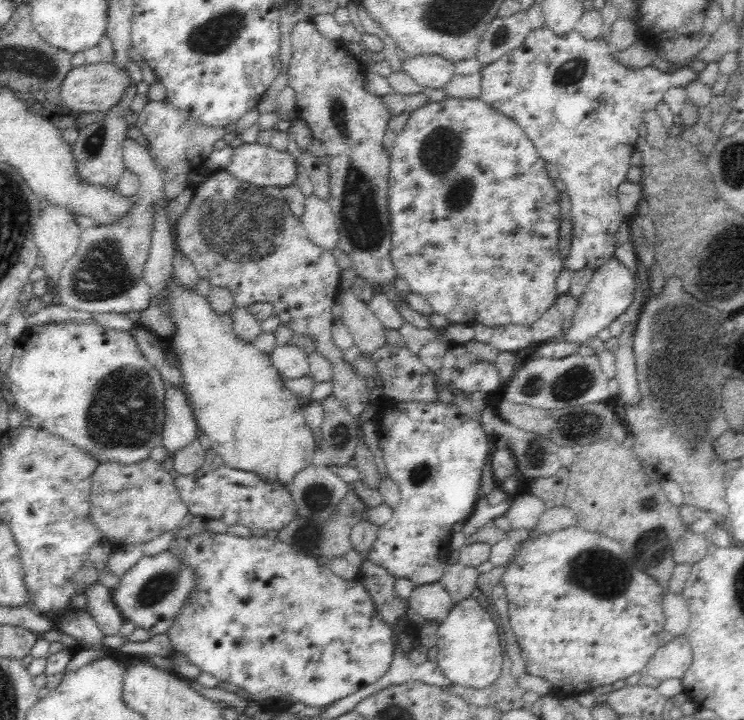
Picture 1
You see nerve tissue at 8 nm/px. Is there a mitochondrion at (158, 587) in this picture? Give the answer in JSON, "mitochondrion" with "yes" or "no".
{"mitochondrion":"yes"}

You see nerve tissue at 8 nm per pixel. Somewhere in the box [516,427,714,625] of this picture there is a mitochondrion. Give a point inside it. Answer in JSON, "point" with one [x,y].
{"point":[601,573]}

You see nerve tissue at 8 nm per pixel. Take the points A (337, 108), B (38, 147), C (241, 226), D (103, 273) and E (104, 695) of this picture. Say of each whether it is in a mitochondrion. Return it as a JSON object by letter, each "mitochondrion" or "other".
{"A":"mitochondrion","B":"other","C":"mitochondrion","D":"mitochondrion","E":"other"}

